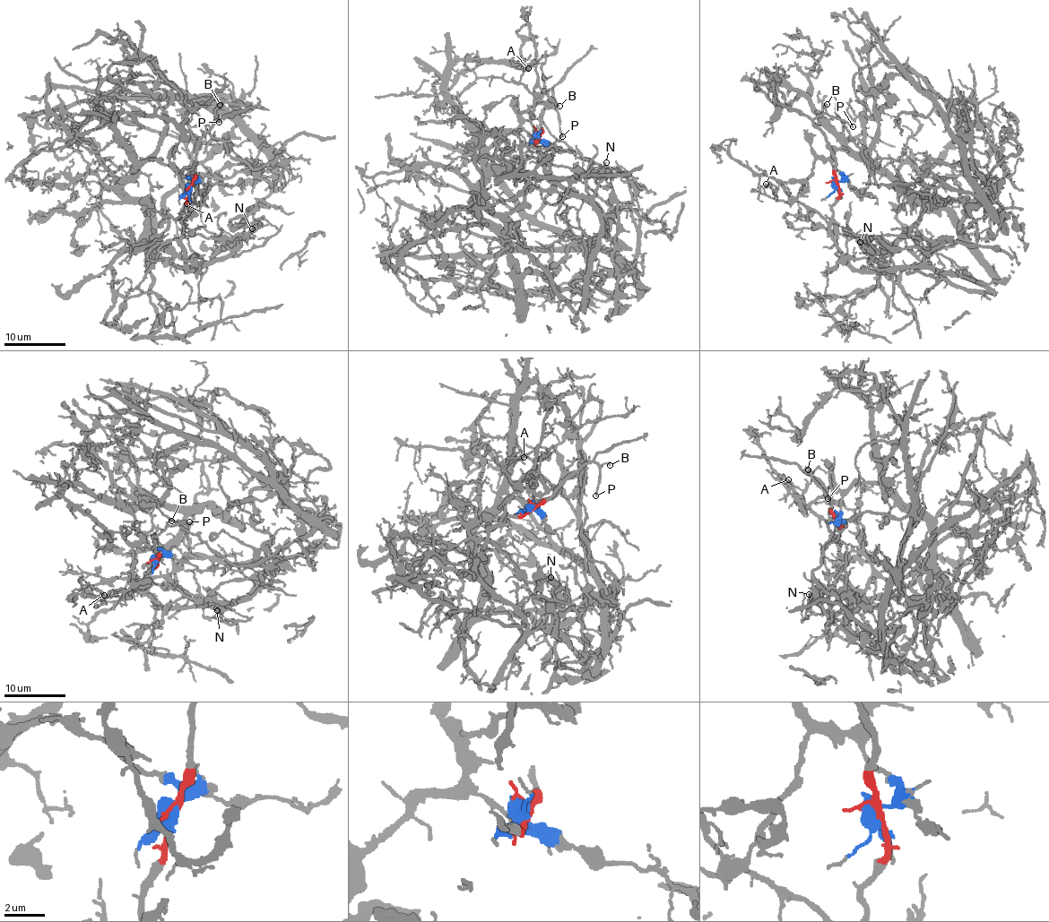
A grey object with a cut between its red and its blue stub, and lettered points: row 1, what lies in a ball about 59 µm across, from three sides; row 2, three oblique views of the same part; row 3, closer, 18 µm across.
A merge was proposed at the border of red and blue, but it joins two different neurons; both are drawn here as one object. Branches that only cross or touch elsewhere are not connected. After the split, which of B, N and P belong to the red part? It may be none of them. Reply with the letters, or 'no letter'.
B, P

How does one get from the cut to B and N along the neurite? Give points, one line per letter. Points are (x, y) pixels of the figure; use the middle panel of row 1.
B: (538, 137), (541, 127), (540, 116), (551, 97), (555, 107), (556, 104), (559, 106)
N: (538, 135), (509, 131), (489, 151), (478, 211), (503, 232), (523, 201), (529, 157), (592, 176), (606, 161)

